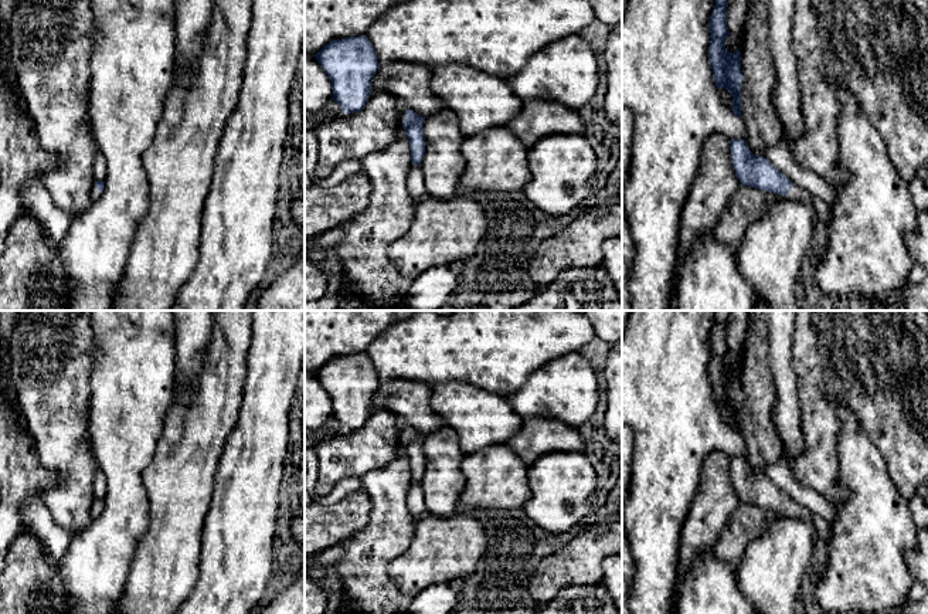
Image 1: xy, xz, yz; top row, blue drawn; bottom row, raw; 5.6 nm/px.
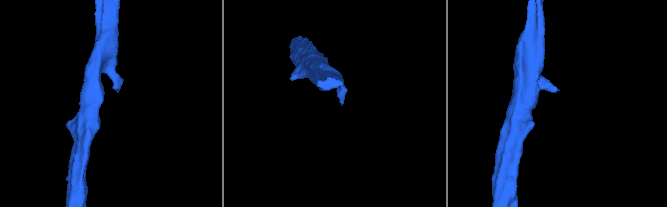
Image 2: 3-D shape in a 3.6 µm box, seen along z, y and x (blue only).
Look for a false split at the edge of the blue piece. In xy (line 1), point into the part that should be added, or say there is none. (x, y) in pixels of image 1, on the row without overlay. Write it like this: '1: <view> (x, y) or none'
1: xy (95, 511)

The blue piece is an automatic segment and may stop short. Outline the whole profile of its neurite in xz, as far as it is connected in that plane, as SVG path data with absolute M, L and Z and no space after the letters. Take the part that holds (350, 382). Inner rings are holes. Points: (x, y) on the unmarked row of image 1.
M367 353L333 357L315 374L332 400L332 417L341 424L343 430L363 428L373 407L373 396L380 384Z

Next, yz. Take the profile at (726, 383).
M715 311L715 322L708 337L710 364L708 379L713 387L715 404L725 406L732 413L732 431L741 435L742 417L742 389L741 389L741 369L728 370L725 366L730 353L727 345L727 323L731 311Z

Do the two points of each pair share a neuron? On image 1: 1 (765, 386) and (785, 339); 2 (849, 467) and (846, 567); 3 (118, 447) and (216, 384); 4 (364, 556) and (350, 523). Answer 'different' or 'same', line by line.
1: different
2: same
3: different
4: different

